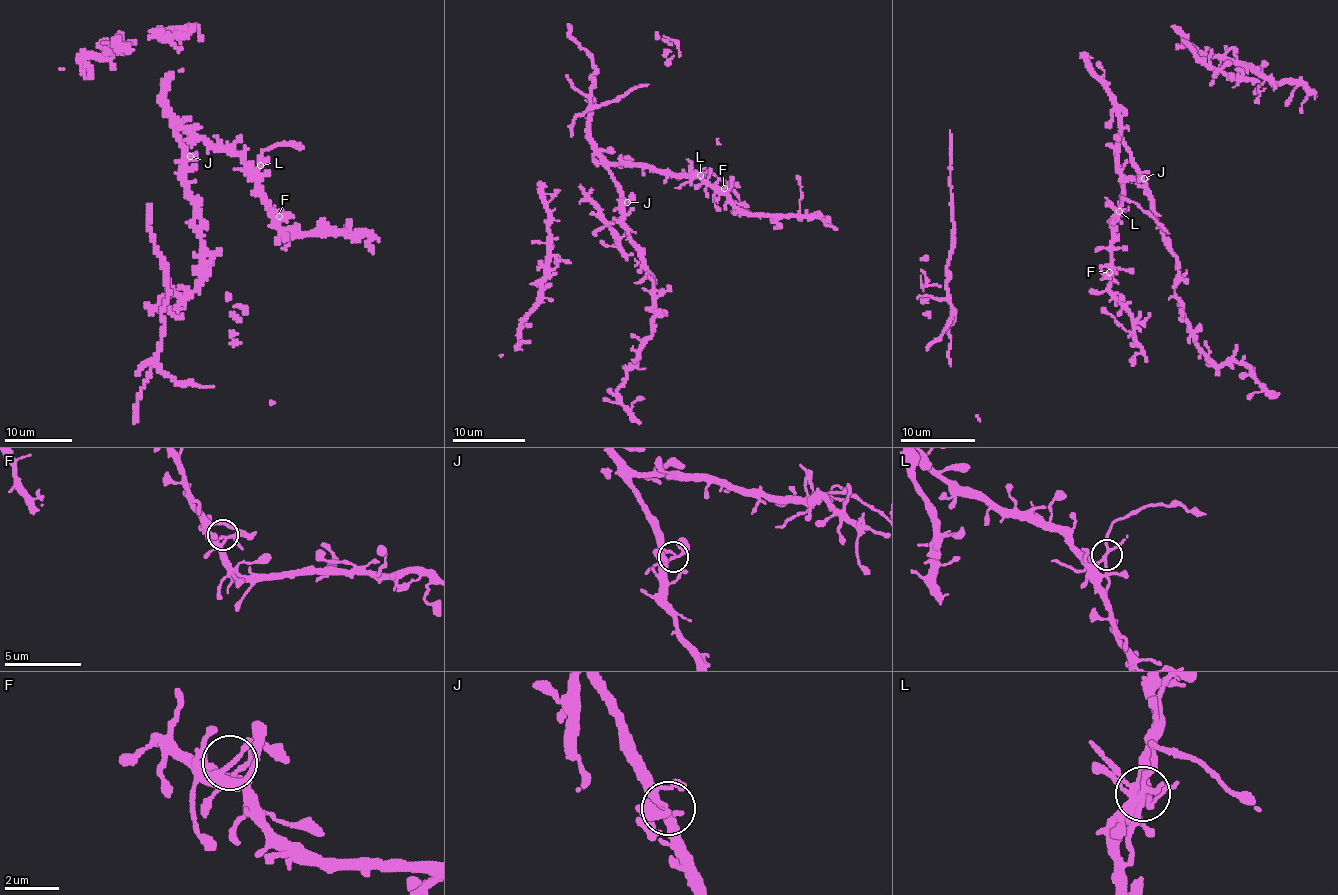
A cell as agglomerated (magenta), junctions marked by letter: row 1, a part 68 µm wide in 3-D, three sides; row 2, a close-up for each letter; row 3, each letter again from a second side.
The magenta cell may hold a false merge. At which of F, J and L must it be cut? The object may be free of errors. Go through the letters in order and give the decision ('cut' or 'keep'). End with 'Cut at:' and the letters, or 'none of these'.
F: keep
J: keep
L: cut
Cut at: L

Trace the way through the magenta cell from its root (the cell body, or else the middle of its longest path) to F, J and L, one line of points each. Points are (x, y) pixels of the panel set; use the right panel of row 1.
F: (1095, 73), (1104, 82), (1120, 123), (1117, 155), (1123, 195), (1113, 223), (1113, 270), (1109, 272)
J: (1095, 73), (1104, 82), (1120, 120), (1120, 133), (1132, 163), (1144, 178)
L: (1095, 73), (1104, 82), (1120, 123), (1117, 155), (1123, 197), (1119, 211)

